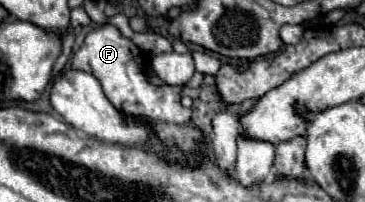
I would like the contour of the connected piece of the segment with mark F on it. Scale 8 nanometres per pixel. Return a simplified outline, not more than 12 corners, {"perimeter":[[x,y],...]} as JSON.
{"perimeter":[[114,24],[86,34],[72,68],[94,74],[128,116],[190,122],[186,84],[154,86],[144,52]]}

